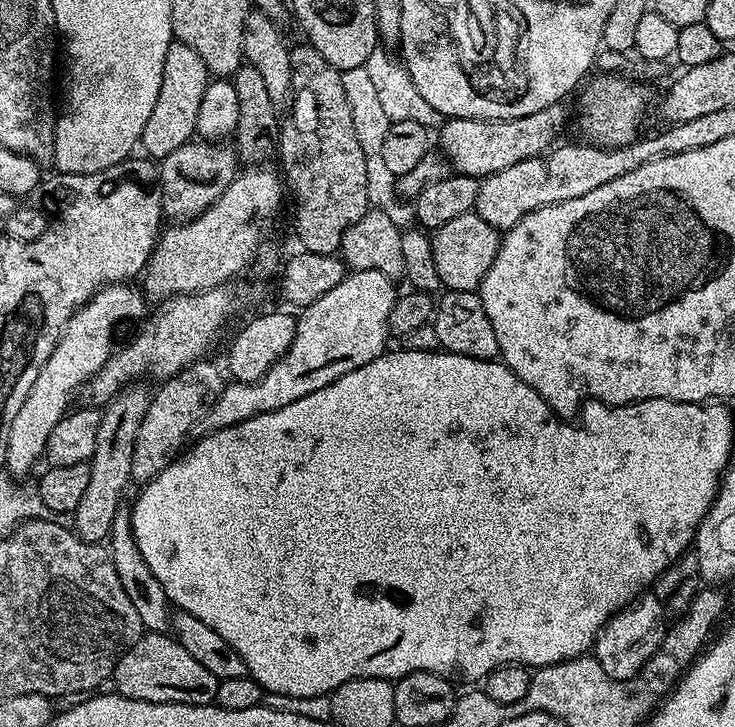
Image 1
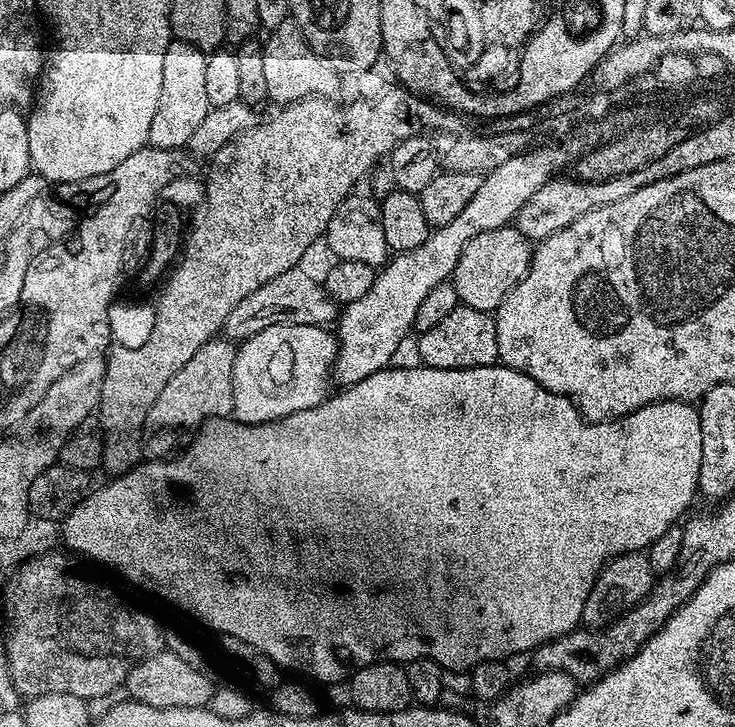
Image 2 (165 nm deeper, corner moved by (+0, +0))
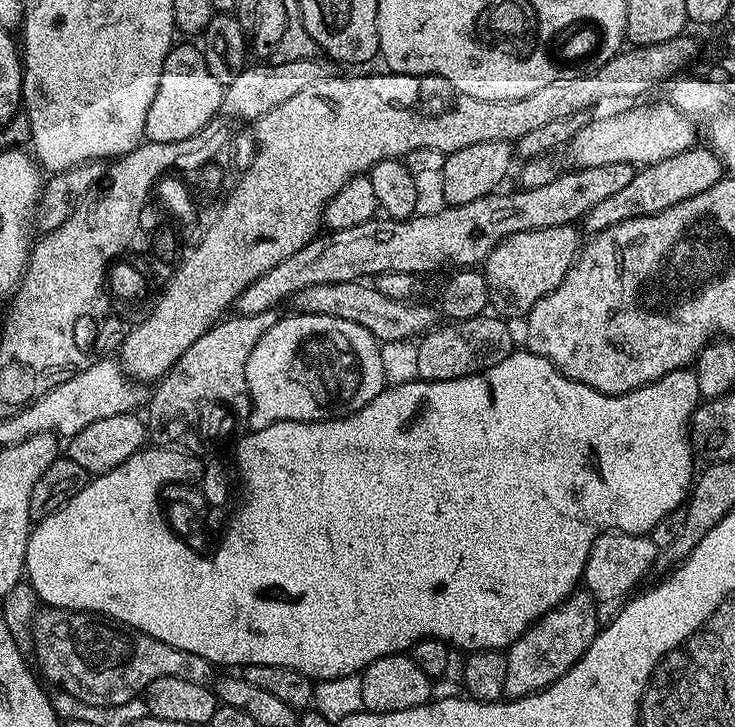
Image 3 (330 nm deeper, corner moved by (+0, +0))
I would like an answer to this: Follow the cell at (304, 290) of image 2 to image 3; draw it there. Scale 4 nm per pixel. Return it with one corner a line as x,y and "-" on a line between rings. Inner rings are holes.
359,280
306,286
306,290
296,292
294,303
295,311
306,316
329,316
346,318
346,322
358,322
358,326
370,330
370,334
381,342
419,338
437,323
438,317
435,307
432,309
424,304
412,305
412,302
386,298
386,294
379,292
371,283

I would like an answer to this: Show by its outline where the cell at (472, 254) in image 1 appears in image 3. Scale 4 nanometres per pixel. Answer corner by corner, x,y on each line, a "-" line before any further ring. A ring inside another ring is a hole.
576,224
550,226
542,230
519,232
494,246
482,265
488,283
488,302
491,311
501,318
527,317
538,301
550,294
566,278
580,254
582,232

